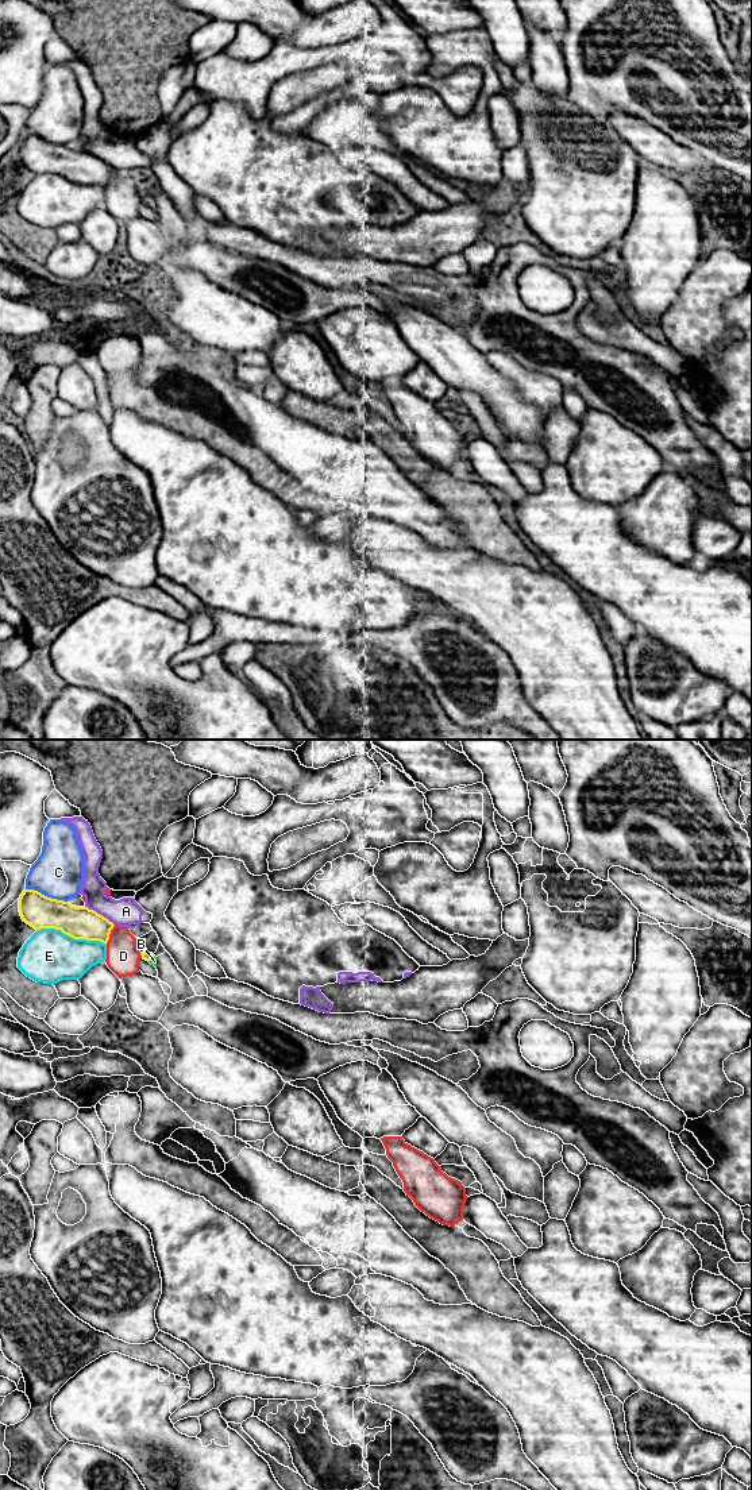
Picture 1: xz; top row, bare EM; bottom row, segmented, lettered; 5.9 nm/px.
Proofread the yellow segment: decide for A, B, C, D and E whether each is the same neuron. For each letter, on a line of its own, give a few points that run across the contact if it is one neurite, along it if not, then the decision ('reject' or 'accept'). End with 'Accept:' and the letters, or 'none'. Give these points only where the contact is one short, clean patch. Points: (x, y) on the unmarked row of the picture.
A: line xz (85, 150), (101, 158), (114, 169); reject
B: accept
C: reject
D: reject
E: reject
Accept: B

